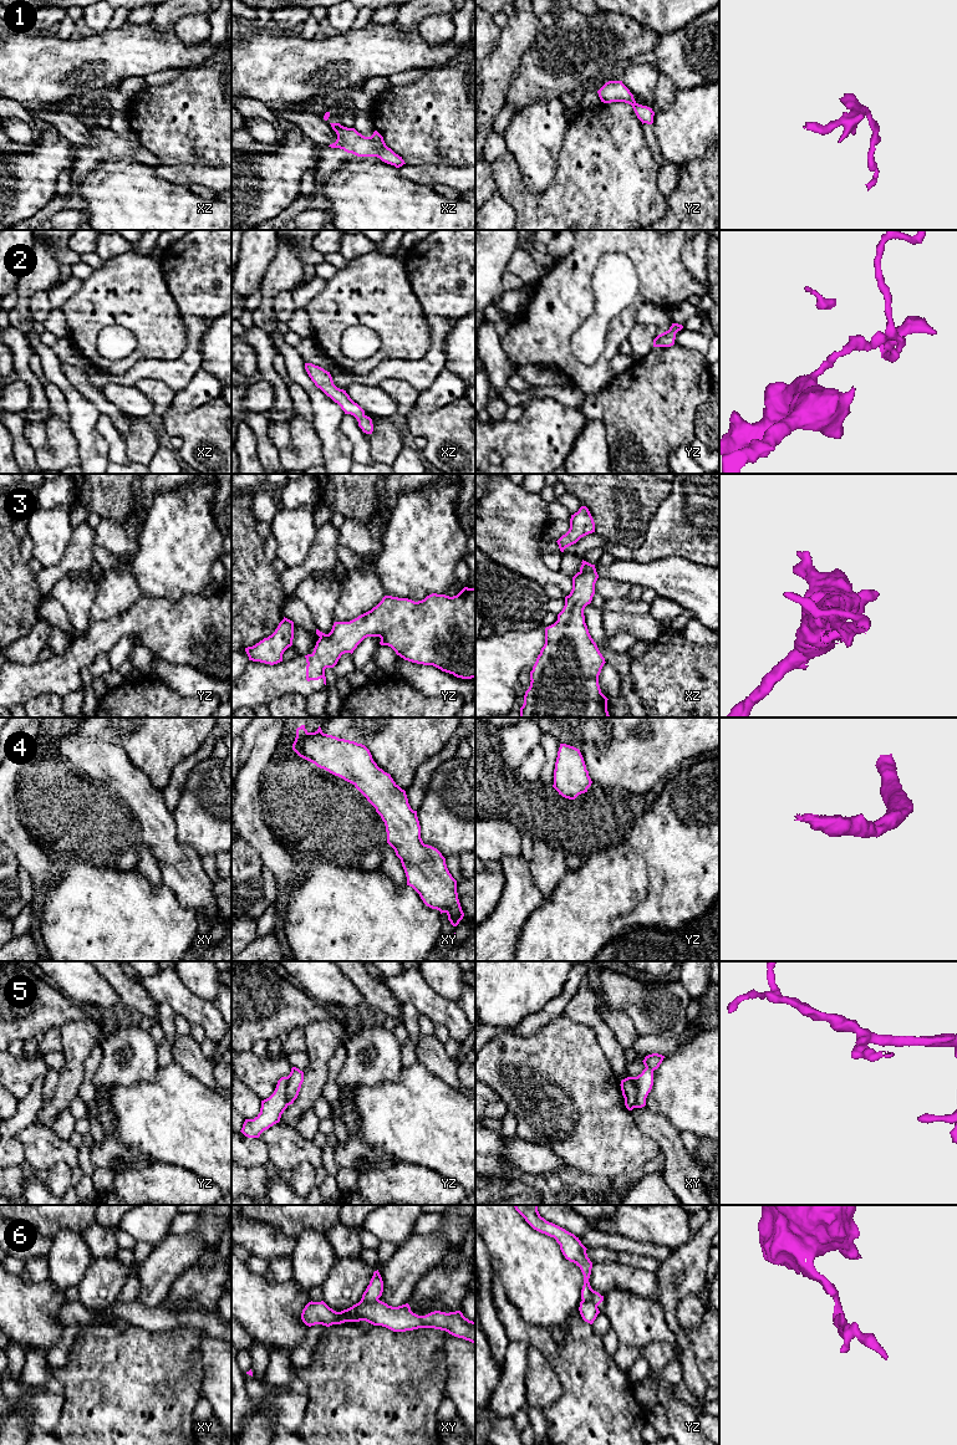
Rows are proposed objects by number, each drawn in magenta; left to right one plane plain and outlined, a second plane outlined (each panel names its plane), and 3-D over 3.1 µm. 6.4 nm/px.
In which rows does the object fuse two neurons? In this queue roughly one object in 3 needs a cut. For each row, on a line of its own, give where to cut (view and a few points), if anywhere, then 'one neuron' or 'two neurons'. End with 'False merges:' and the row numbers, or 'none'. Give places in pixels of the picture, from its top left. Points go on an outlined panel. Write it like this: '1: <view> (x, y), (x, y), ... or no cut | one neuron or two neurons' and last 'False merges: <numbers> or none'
1: no cut | one neuron
2: no cut | one neuron
3: yz (326, 634), (320, 637) | two neurons
4: no cut | one neuron
5: xy (634, 1077), (636, 1086), (635, 1107) | two neurons
6: xy (377, 1298), (370, 1302), (361, 1301) | two neurons
False merges: 3, 5, 6

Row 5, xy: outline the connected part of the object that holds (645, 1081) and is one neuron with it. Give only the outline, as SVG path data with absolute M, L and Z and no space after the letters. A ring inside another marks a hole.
M645 1068L641 1074L633 1078L637 1086L637 1097L635 1108L642 1108L646 1106L646 1098L653 1086L653 1071Z

